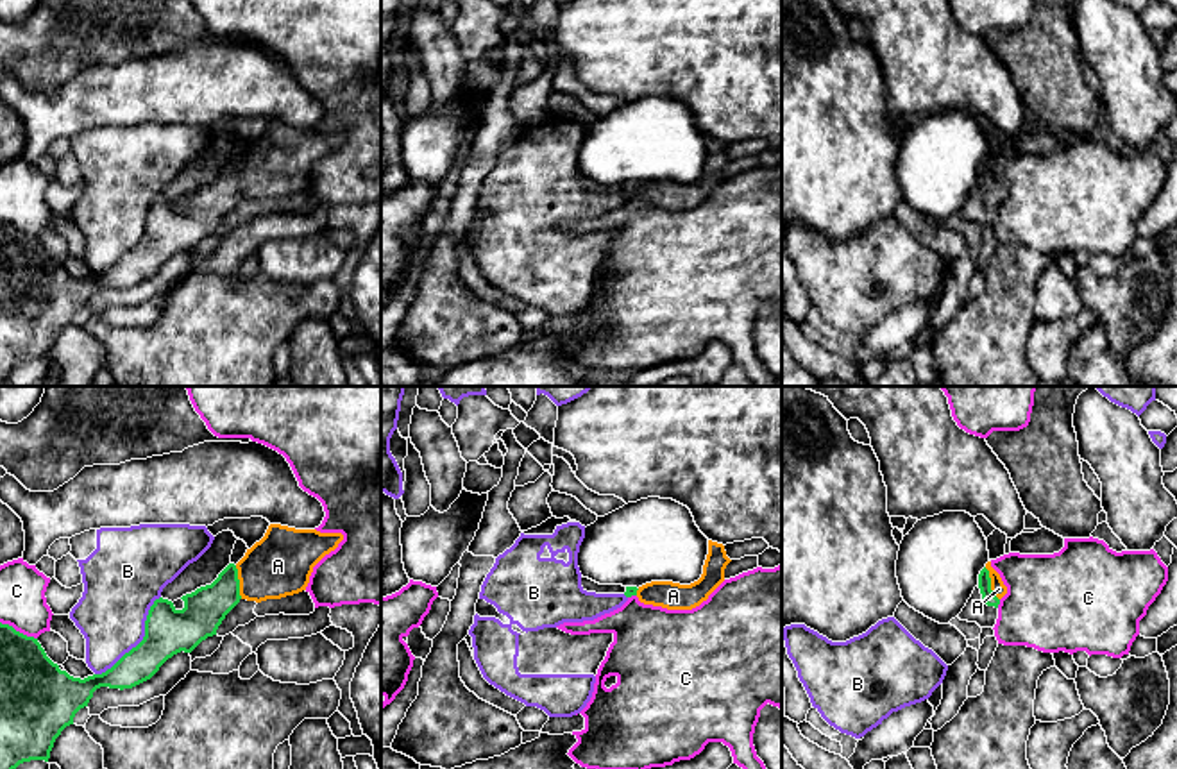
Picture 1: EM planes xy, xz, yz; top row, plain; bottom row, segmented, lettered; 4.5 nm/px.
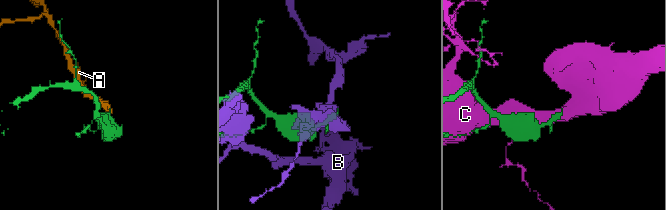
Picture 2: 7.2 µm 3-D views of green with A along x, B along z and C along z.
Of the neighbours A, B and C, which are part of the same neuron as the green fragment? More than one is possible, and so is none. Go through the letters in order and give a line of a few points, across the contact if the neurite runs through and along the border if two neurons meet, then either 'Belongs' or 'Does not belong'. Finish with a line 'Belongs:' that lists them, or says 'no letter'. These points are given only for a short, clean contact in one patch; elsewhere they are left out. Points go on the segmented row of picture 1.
A: Line: xy (204, 608), (238, 582), (254, 578), (278, 566). Belongs
B: Does not belong
C: Does not belong
Belongs: A

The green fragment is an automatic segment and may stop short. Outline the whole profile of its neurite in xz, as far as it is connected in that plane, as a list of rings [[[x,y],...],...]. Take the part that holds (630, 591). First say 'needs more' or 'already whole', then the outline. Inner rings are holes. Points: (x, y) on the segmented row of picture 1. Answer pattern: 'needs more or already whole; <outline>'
needs more; [[[708,540],[708,554],[703,574],[690,585],[673,581],[651,581],[642,587],[626,587],[624,596],[637,596],[640,603],[662,606],[667,610],[692,610],[724,581],[724,569],[732,560],[726,556],[724,545]]]

